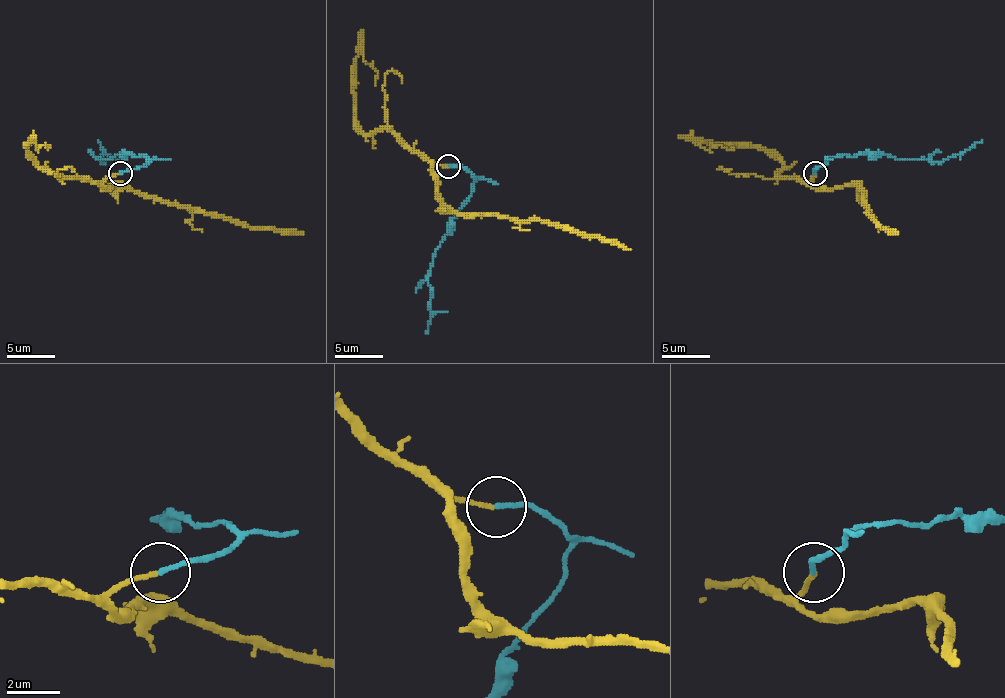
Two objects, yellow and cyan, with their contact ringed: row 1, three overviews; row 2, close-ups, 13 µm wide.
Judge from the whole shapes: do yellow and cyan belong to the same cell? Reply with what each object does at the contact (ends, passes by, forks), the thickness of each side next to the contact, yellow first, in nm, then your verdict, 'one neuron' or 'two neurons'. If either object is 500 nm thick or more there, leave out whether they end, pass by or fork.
yellow ends there; cyan ends there; 160 nm thick on the yellow side, 180 nm on the other; one neuron

